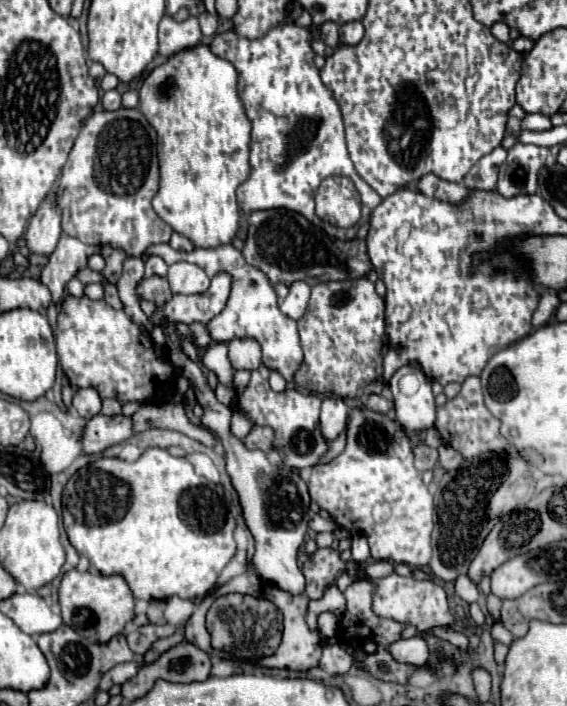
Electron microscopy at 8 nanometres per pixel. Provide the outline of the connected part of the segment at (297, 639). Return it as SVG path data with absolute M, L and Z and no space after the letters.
M272 585L266 586L264 597L272 601L284 617L281 640L283 644L280 644L278 649L271 656L259 660L258 664L267 668L290 669L300 672L317 666L317 664L319 664L319 658L321 658L323 640L321 640L319 630L309 630L309 628L307 628L305 616L307 616L309 598L307 598L305 594L293 596L293 594L289 594L289 592L285 592L285 590L281 590Z

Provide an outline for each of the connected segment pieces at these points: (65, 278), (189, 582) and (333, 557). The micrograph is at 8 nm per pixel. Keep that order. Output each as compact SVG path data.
M61 234L55 252L41 270L41 282L49 288L53 304L59 304L65 292L65 284L77 274L79 268L87 266L87 256L99 252L97 246L87 246L69 234Z
M133 436L121 444L115 446L121 446L121 452L119 456L107 457L102 456L99 460L87 464L85 468L81 468L77 474L71 476L71 480L67 482L65 486L65 494L63 494L63 524L65 524L65 532L69 536L69 542L73 544L73 548L85 556L91 564L91 568L95 568L97 572L101 574L119 574L127 580L131 592L135 598L141 598L141 600L167 600L171 596L179 596L183 600L189 600L189 598L203 598L205 594L209 594L212 590L215 592L220 589L220 595L225 595L229 593L239 593L233 592L233 578L235 576L241 576L245 574L246 571L252 571L248 569L251 567L252 557L254 555L255 543L252 534L246 526L244 518L242 515L242 509L239 503L239 498L237 492L235 491L231 480L227 474L225 466L225 474L217 468L219 472L219 482L211 482L207 480L205 476L199 476L193 468L193 464L187 460L187 454L203 454L203 452L187 452L185 448L181 446L169 446L169 448L149 448L149 450L143 450L135 440Z
M319 548L315 554L299 554L301 570L307 580L305 594L311 600L319 600L327 586L333 582L333 564L339 566L339 572L343 570L343 560L339 558L337 550L331 548Z

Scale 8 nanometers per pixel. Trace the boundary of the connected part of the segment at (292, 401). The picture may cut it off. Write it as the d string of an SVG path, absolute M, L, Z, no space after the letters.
M259 366L251 372L251 382L239 394L235 394L233 408L243 412L253 424L269 426L275 432L273 450L281 456L281 464L285 468L307 468L315 466L317 460L325 454L327 442L319 430L319 408L321 398L311 392L303 392L299 388L287 388L283 392L273 392L269 386L269 368Z

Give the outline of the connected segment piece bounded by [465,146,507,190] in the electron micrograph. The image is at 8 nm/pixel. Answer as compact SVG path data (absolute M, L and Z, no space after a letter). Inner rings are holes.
M497 146L497 150L485 154L467 172L465 186L467 188L481 188L481 190L495 190L497 178L499 178L499 166L505 162L505 158L507 158L507 150L503 146Z

